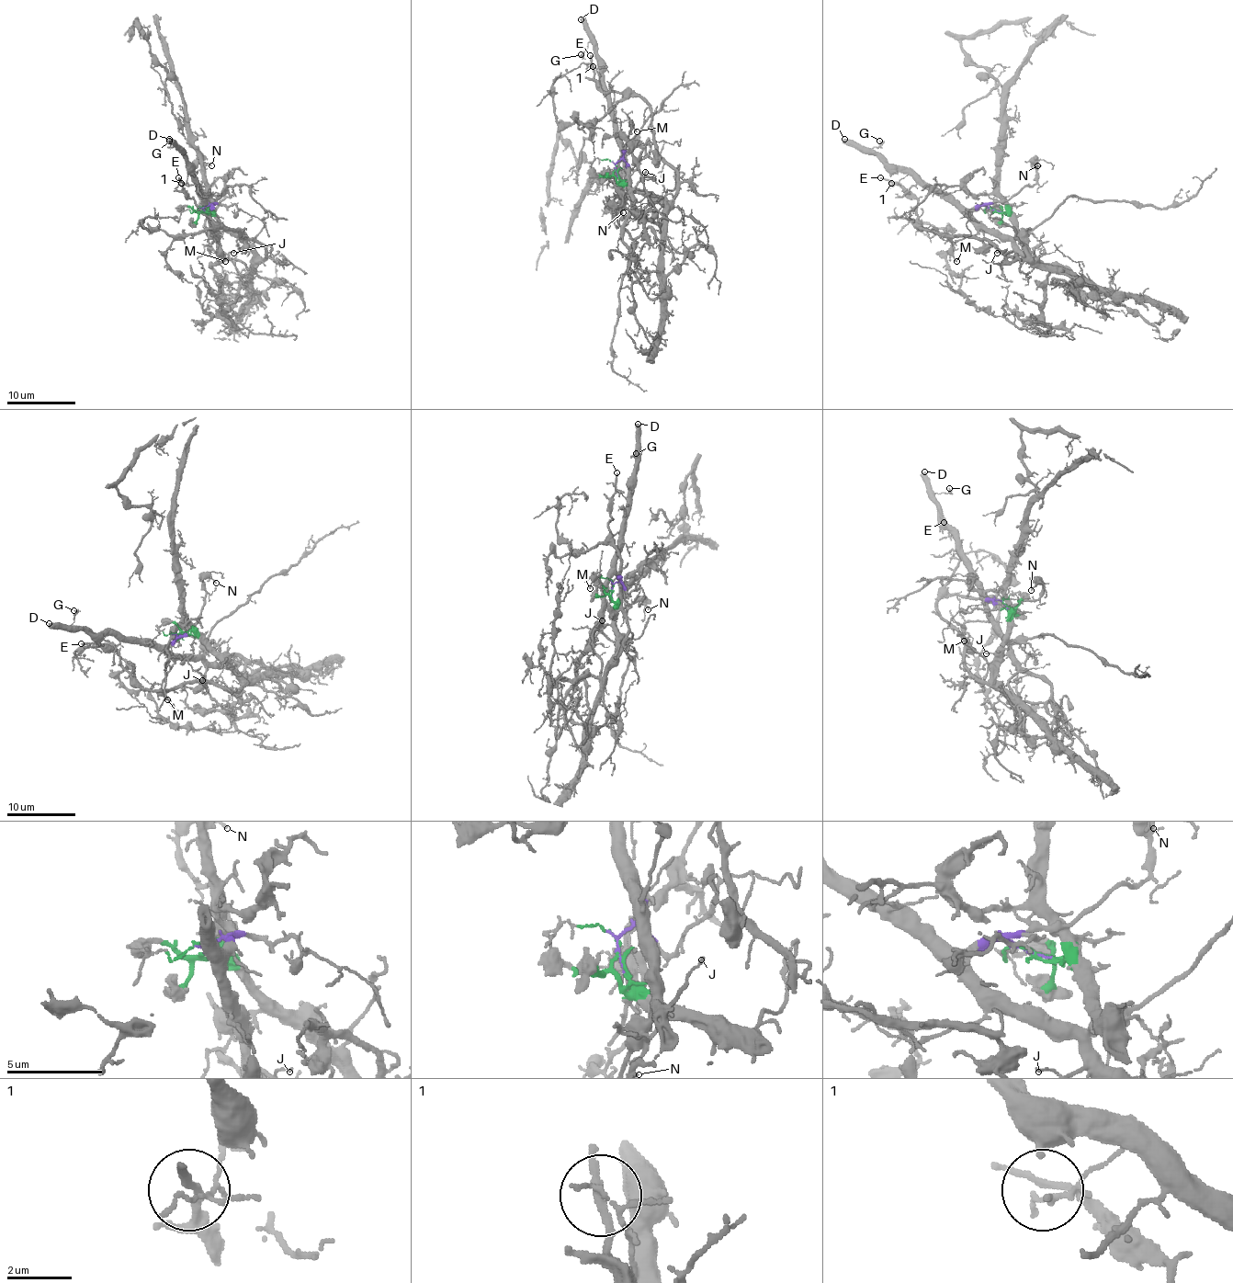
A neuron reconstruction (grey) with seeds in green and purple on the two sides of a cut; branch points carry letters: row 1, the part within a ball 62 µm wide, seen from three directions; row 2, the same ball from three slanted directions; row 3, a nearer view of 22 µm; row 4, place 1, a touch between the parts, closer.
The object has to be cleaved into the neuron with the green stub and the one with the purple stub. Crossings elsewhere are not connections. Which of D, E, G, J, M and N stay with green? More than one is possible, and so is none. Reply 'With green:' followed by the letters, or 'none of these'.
With green: E

